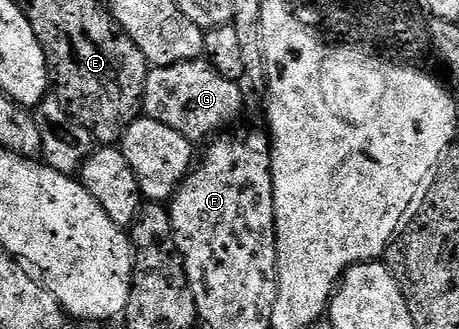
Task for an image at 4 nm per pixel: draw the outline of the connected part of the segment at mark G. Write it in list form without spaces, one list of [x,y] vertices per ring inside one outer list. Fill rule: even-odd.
[[[203,58],[178,62],[174,66],[152,68],[146,78],[143,115],[170,126],[170,130],[178,130],[178,134],[190,141],[207,141],[231,129],[237,123],[235,120],[239,118],[240,112],[244,111],[239,83],[230,78],[222,78],[222,74],[218,74],[218,70],[214,70],[214,66],[210,66]]]

